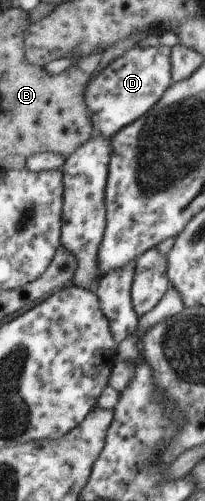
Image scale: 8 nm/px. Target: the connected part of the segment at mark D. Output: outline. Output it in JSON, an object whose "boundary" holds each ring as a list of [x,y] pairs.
{"boundary":[[[136,45],[123,53],[102,72],[94,73],[85,86],[85,103],[96,134],[111,139],[121,128],[148,113],[172,83],[170,47]]]}

